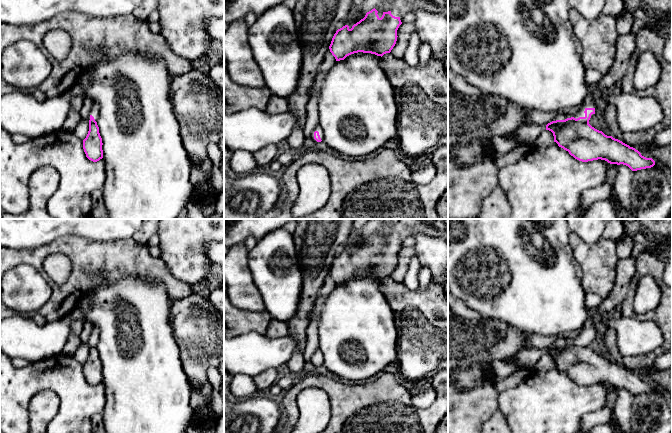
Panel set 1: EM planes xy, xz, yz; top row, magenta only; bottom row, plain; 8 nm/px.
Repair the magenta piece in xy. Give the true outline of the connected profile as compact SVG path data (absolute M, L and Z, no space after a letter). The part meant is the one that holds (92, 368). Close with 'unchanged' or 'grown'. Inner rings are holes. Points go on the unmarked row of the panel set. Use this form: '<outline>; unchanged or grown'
M90 339L89 355L86 362L83 364L83 373L86 381L93 386L97 386L102 383L102 369L102 362L99 357L97 346L95 345L94 341Z; unchanged

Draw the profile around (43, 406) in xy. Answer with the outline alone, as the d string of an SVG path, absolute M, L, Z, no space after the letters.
M53 391L35 394L28 405L28 433L47 433L47 426L59 410L59 398Z

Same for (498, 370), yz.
M507 358L502 360L492 360L484 369L484 374L489 375L492 381L497 385L505 378L513 374L519 366L519 364L511 362Z

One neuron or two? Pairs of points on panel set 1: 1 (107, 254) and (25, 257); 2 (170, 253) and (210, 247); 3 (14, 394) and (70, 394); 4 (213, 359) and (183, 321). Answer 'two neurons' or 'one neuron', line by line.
1: one neuron
2: two neurons
3: one neuron
4: one neuron

